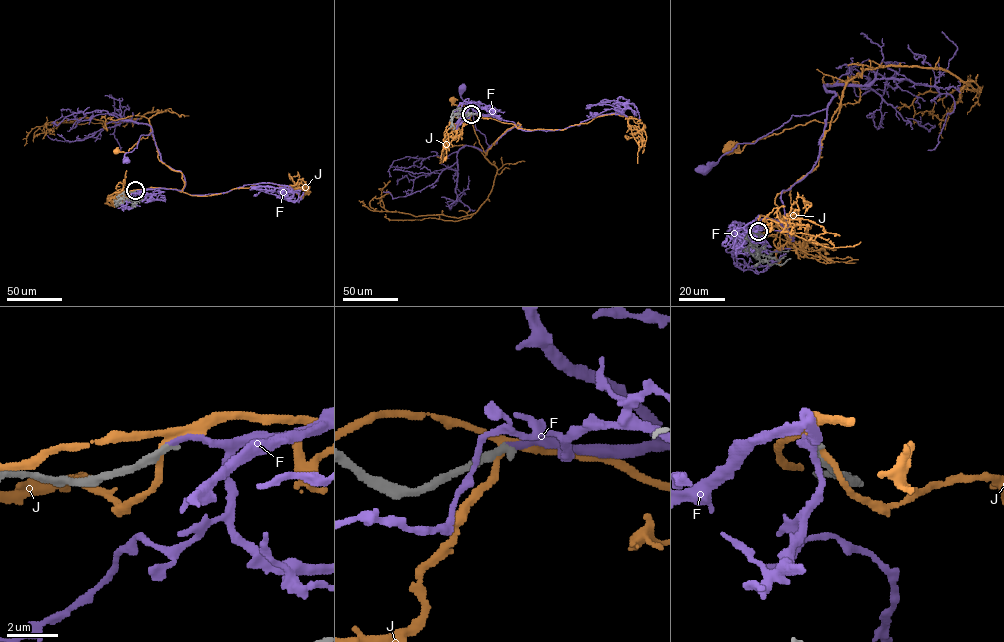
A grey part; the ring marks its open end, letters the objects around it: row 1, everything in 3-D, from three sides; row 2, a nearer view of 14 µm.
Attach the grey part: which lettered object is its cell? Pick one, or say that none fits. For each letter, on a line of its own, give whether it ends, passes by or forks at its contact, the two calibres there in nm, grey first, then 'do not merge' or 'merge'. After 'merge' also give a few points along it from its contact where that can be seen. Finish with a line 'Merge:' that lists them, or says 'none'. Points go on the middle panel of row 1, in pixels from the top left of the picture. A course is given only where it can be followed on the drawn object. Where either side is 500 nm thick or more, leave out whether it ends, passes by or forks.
F: it ends | 320/240 nm | merge | via (471, 114), (521, 127), (488, 146), (476, 130), (470, 104), (461, 96), (462, 87)
J: it forks | 380/240 nm | do not merge
Merge: F

